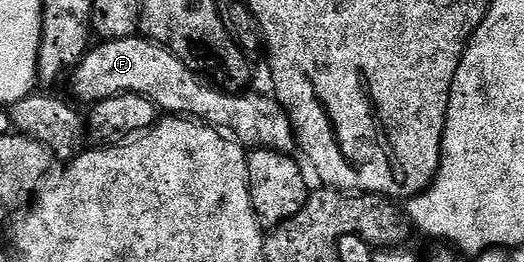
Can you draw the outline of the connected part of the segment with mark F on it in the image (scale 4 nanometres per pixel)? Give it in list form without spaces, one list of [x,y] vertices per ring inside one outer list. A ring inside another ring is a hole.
[[[141,35],[120,38],[119,40],[102,40],[95,43],[87,51],[86,57],[70,73],[68,77],[69,84],[70,92],[75,96],[73,99],[79,105],[93,106],[101,100],[107,100],[120,94],[140,94],[151,100],[154,107],[163,113],[177,114],[183,118],[189,118],[195,122],[217,128],[229,139],[241,144],[243,149],[267,148],[273,152],[290,154],[296,148],[294,126],[287,119],[286,112],[283,111],[277,100],[269,95],[266,95],[267,97],[257,96],[256,93],[250,92],[251,90],[243,91],[241,94],[221,91],[207,83],[203,77],[194,75],[192,70],[188,70],[188,66],[184,66],[184,62],[180,62],[180,58],[176,58],[171,54],[169,48],[164,48],[161,44],[155,44],[153,40],[143,38]]]

